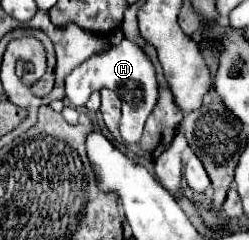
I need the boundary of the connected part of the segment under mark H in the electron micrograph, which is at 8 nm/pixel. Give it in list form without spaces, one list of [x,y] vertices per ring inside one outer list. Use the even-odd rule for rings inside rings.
[[[124,39],[120,45],[112,45],[106,53],[94,55],[92,59],[86,59],[84,63],[80,63],[64,79],[64,87],[66,87],[68,103],[76,109],[86,105],[92,91],[98,91],[102,87],[120,91],[120,99],[122,99],[122,129],[120,129],[120,133],[126,143],[136,143],[140,139],[144,121],[148,119],[148,115],[152,113],[152,109],[158,101],[158,81],[156,81],[154,65],[148,59],[148,55],[142,51],[142,47],[128,39]]]

